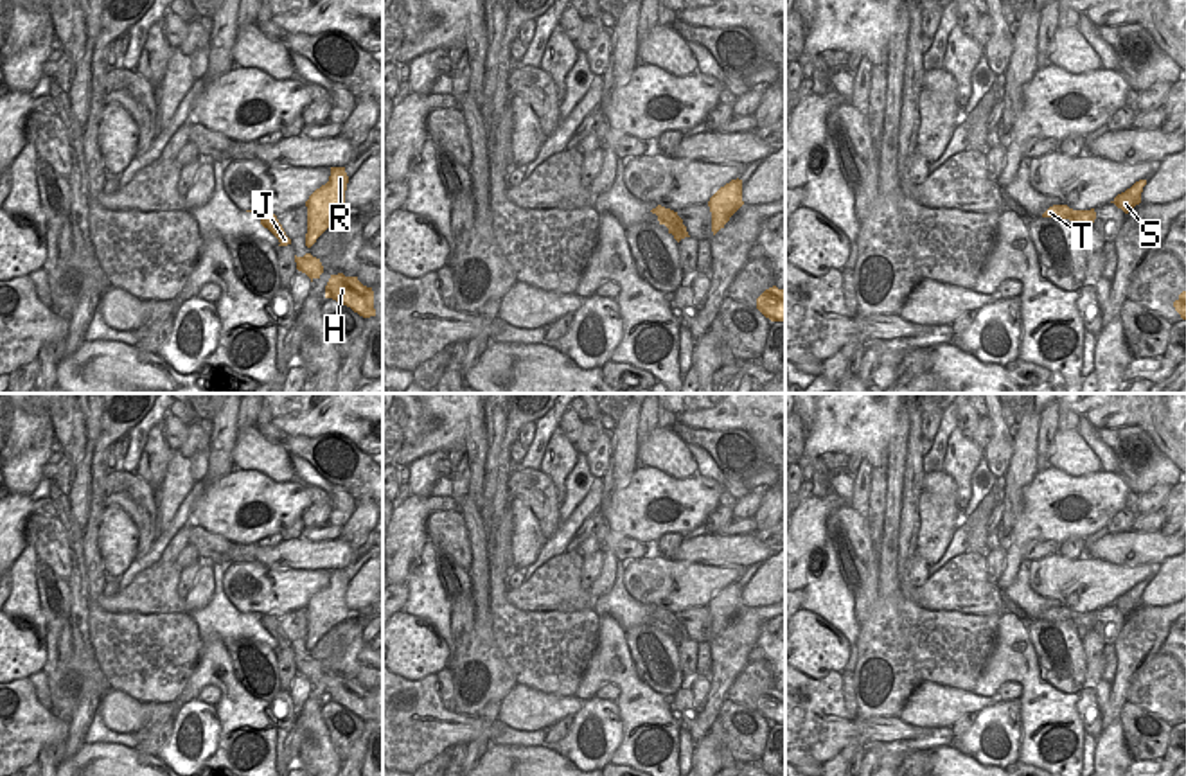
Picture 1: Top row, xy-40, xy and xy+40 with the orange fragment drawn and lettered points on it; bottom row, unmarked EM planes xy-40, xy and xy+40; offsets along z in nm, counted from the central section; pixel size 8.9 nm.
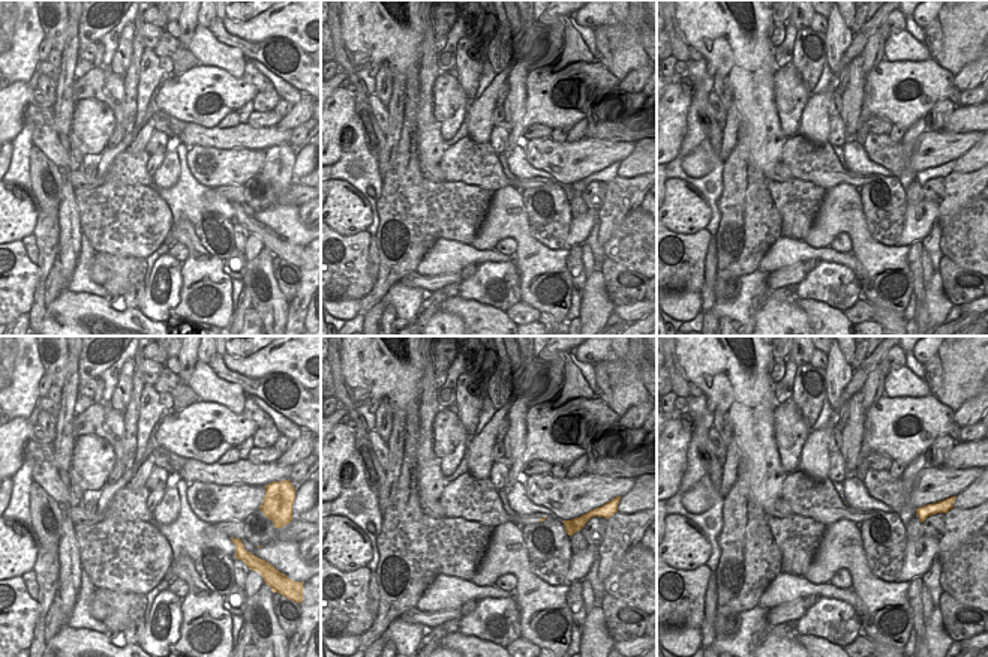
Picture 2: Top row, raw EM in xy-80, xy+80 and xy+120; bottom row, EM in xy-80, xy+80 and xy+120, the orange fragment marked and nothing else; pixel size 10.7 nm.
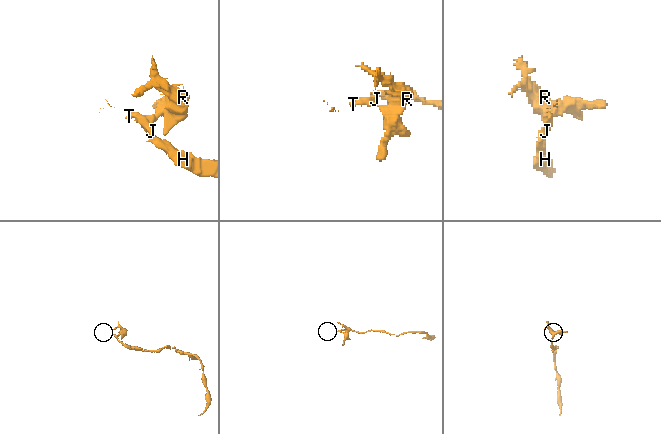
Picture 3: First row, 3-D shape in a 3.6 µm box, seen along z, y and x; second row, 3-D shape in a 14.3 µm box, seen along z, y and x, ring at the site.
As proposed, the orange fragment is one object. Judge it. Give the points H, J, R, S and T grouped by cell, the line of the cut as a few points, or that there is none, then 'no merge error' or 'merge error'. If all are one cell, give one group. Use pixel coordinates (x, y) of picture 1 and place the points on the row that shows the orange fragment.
groups H J T / R S; cut xy+40 (1073, 211), (1073, 216), (1089, 227); merge error

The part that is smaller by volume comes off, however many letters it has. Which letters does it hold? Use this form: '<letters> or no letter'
R, S

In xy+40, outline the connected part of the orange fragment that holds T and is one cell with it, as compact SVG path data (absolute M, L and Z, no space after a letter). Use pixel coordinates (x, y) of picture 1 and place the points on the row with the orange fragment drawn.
M1053 205L1042 214L1042 217L1055 217L1055 216L1058 216L1060 219L1073 221L1078 230L1078 235L1084 239L1089 226L1085 223L1076 221L1073 208L1069 208L1067 205Z

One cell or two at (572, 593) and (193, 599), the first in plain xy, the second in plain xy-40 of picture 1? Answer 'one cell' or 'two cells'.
two cells

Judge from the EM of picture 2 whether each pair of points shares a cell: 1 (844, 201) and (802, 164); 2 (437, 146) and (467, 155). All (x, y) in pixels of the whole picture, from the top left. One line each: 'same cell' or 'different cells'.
1: different cells
2: different cells

